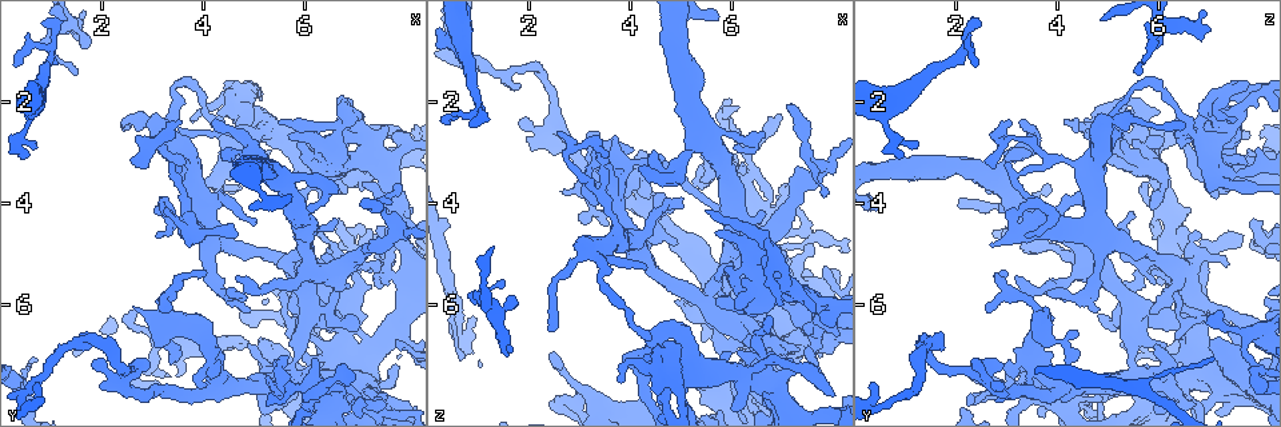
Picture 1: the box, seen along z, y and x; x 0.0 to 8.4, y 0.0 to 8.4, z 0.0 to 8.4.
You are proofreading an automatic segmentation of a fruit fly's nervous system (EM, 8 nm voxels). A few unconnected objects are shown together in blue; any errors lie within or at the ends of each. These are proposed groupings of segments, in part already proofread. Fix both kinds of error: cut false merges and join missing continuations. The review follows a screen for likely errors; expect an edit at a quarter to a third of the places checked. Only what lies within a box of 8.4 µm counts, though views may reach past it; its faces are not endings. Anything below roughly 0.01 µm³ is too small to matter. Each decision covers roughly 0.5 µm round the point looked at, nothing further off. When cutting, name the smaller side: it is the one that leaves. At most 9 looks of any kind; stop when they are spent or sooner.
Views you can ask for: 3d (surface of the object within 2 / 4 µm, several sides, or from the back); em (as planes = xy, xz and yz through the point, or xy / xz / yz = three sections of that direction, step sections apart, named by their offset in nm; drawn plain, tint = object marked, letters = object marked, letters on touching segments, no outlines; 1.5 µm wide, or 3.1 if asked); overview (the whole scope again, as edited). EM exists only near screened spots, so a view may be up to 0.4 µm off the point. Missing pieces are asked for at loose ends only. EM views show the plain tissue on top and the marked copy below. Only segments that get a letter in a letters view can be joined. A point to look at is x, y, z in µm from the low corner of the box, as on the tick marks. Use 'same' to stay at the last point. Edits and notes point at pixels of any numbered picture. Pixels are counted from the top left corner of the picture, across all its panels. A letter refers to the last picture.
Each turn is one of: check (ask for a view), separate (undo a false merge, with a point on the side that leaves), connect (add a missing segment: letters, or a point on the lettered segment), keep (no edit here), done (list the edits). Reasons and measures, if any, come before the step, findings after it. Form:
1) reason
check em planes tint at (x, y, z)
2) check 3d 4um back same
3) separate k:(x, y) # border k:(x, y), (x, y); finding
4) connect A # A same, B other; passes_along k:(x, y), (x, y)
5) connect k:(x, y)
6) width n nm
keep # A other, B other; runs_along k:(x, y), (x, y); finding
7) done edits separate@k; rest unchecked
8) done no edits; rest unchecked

check em planes letters at (4.15, 7.15, 3.40)

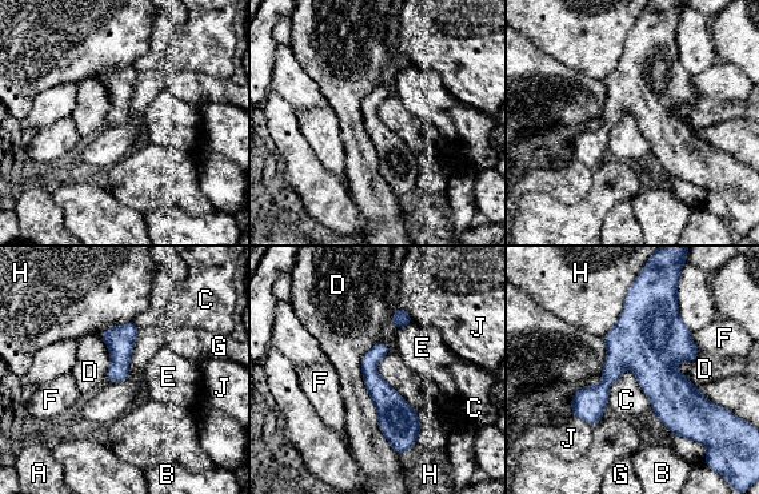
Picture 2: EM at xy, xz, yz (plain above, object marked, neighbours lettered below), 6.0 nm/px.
width 130 nm
keep # A other, B other, C other, D other, E other, F other, G other, H other, J other; border 2:(608, 383), (630, 369), (651, 407); one neuron here

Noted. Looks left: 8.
an open end
check em planes letters at (6.95, 7.40, 2.25)

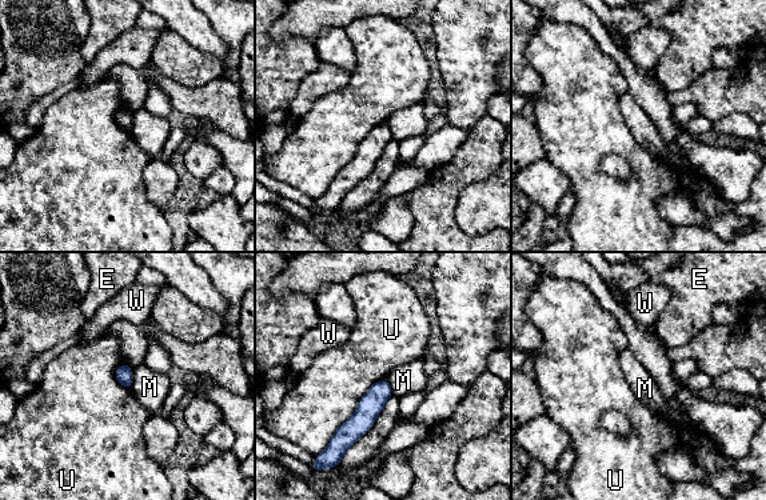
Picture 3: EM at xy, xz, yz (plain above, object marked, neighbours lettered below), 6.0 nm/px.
keep # E other, M other, U other, W other; runs_along 3:(383, 384), (342, 448); no lettered segment goes on from it

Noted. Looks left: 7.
sharp bend
check 3d 2um at (5.00, 2.90, 3.40)

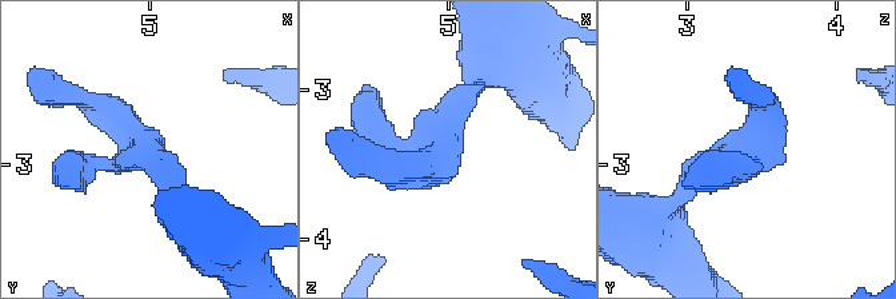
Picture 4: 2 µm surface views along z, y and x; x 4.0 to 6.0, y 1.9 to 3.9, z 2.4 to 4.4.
check em xz step 8 tint at (4.96, 2.90, 3.38)

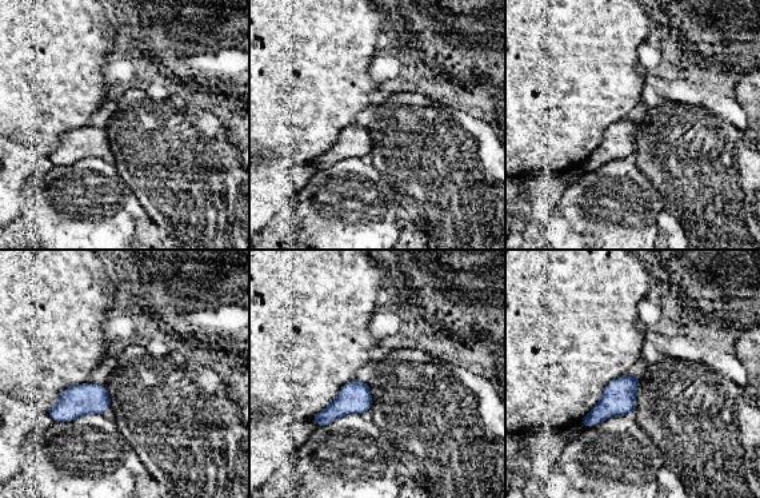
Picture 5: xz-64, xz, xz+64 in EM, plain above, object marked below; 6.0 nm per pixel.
check em planes letters same

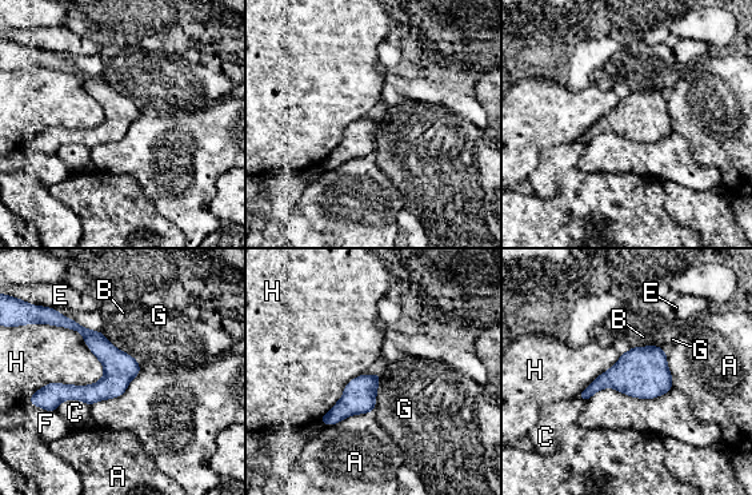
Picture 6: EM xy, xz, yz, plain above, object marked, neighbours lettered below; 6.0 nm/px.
width 100 nm; longest_contact H 550 nm
keep # A other, B other, C other, E other, F other, G other, H other; continuous, no second neuron

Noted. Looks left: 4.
branch stops here
check em yz step 8 letters at (4.90, 6.05, 4.75)

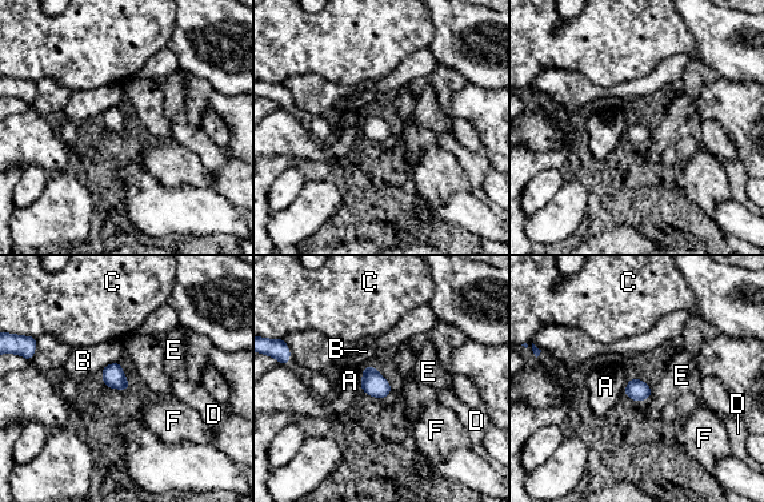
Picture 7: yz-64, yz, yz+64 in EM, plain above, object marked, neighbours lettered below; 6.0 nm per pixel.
longest_contact B 130 nm
keep # A other, B other, C other, D other, E other, F other; border 7:(360, 370), (362, 389); no lettered segment goes on from it

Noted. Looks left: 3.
done no edits; rest unchecked

